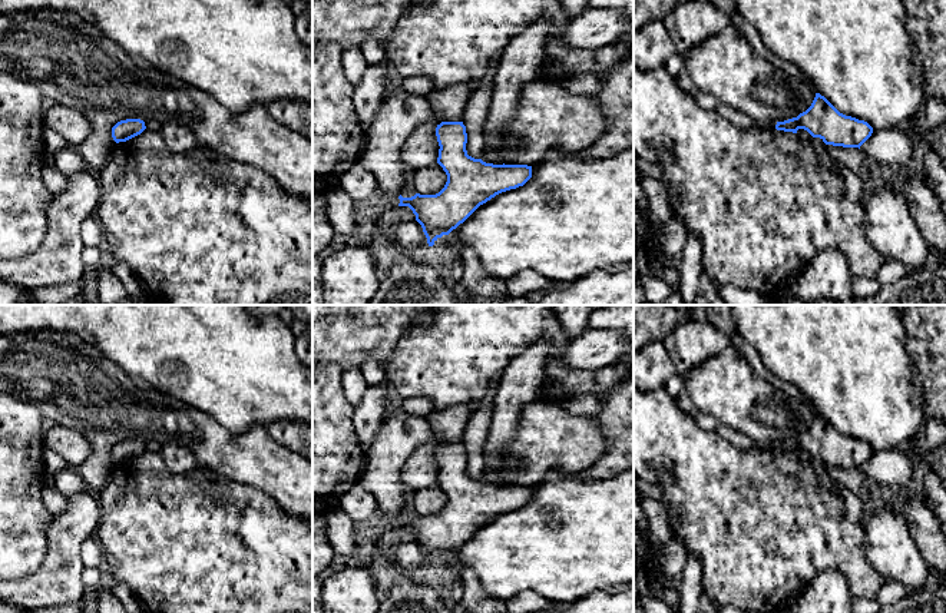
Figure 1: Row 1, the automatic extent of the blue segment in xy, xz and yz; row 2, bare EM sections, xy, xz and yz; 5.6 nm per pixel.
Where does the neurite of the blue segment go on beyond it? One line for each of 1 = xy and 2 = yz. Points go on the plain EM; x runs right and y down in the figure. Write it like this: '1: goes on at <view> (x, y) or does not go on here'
1: does not go on here
2: does not go on here

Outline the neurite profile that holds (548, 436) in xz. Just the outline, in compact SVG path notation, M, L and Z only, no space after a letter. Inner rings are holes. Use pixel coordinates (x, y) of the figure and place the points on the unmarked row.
M536 400L520 412L497 480L505 486L536 487L552 468L579 474L603 455L605 447L595 415L575 415L558 402Z

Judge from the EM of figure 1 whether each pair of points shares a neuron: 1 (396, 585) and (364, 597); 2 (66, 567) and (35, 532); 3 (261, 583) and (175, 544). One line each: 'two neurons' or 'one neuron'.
1: two neurons
2: two neurons
3: one neuron

